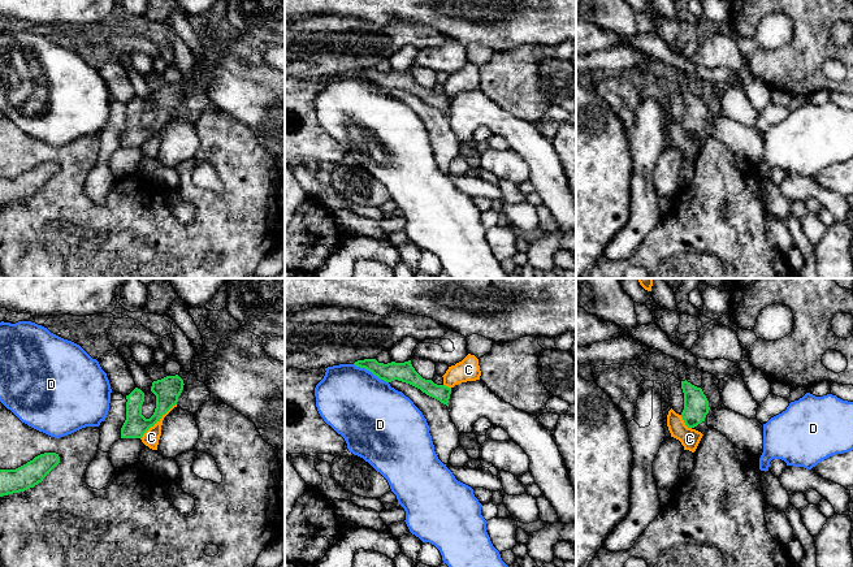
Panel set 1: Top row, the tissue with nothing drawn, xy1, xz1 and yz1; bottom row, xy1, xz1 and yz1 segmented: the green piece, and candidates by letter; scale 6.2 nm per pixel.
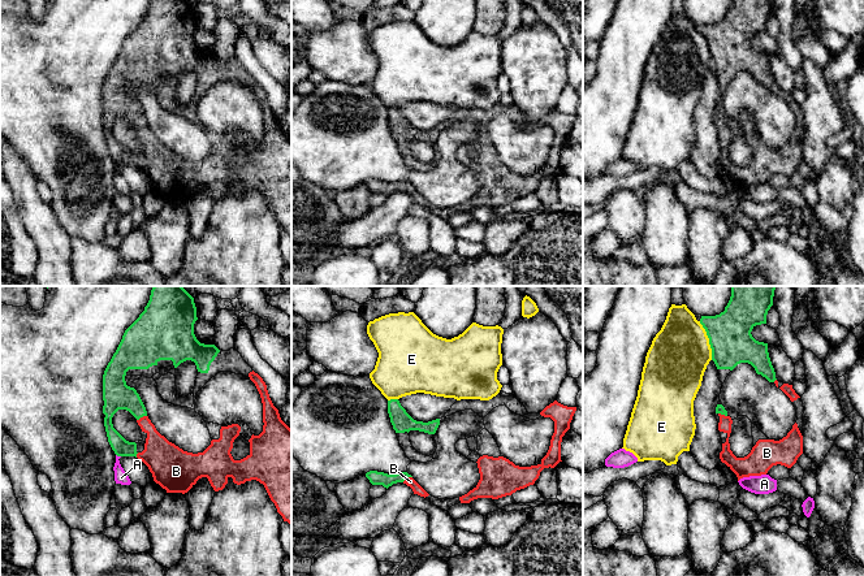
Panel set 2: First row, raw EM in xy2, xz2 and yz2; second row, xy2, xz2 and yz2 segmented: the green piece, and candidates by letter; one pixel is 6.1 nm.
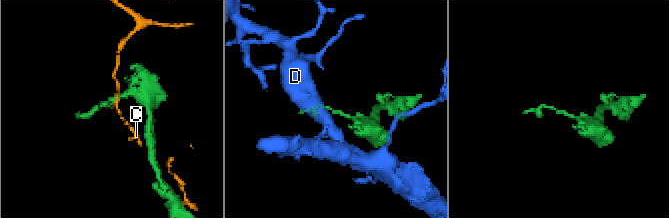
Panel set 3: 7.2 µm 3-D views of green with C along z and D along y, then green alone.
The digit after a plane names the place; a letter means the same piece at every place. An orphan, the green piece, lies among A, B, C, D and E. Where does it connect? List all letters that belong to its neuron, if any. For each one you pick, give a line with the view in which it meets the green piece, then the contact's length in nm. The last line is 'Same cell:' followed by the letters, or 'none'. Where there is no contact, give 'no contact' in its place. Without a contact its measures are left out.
B: meets green in xy2; contact 70 nm long
Same cell: B

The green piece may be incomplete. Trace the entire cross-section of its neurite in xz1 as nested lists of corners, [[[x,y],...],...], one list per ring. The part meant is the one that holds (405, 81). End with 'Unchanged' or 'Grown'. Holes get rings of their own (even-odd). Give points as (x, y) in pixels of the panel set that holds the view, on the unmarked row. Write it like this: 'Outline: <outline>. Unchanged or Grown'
Outline: [[[364,68],[354,72],[356,75],[365,77],[372,81],[380,88],[391,91],[394,88],[410,92],[420,98],[426,104],[440,109],[441,112],[449,112],[451,98],[445,94],[437,94],[432,88],[423,87],[412,75],[411,69],[404,72],[378,72],[376,68]]]. Unchanged

